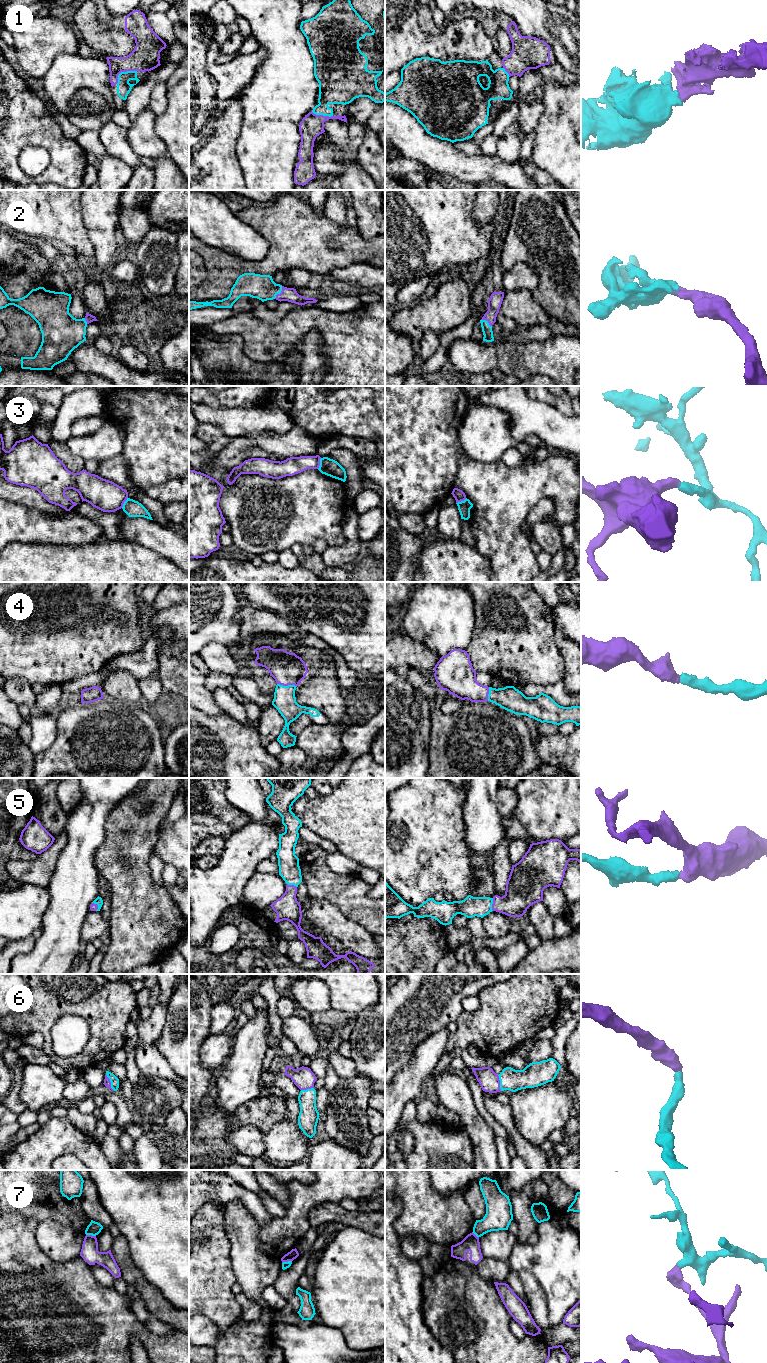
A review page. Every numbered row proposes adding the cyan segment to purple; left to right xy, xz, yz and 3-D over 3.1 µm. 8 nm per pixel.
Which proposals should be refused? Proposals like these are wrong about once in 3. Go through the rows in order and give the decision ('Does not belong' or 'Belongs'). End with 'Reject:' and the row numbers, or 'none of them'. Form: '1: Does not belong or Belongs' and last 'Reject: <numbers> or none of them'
1: Belongs
2: Belongs
3: Does not belong
4: Belongs
5: Belongs
6: Belongs
7: Does not belong
Reject: 3, 7

